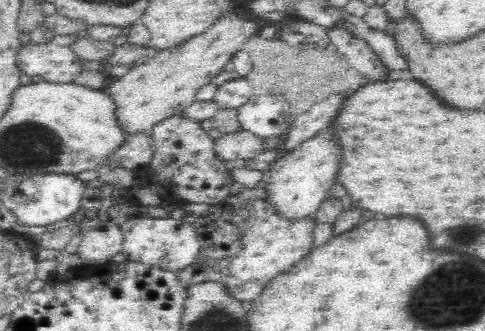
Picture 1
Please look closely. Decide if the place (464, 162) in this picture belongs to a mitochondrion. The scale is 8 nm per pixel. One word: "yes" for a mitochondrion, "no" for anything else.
no

